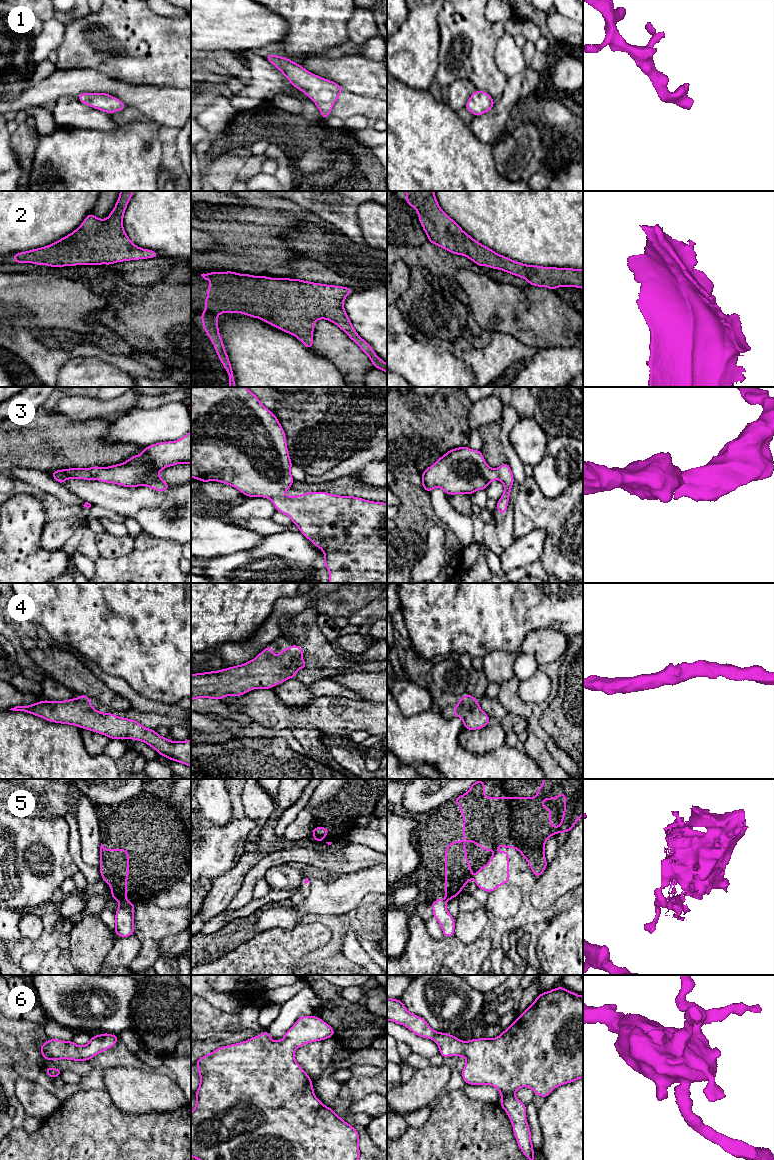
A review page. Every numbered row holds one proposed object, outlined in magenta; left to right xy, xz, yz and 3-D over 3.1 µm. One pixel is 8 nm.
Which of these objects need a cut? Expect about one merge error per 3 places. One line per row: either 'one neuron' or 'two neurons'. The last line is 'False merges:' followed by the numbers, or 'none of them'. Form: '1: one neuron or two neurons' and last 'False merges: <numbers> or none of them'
1: one neuron
2: one neuron
3: one neuron
4: one neuron
5: two neurons
6: one neuron
False merges: 5

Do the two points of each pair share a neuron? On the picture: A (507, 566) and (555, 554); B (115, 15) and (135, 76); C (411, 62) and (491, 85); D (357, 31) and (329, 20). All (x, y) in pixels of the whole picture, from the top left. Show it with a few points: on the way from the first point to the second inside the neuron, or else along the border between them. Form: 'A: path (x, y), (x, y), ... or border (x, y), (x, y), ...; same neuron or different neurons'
A: border (545, 535), (545, 545), (538, 559); different neurons
B: path (125, 30), (125, 40), (135, 50), (135, 61); same neuron
C: border (440, 46), (439, 67), (434, 79); different neurons
D: border (354, 10), (347, 22), (348, 39); different neurons

